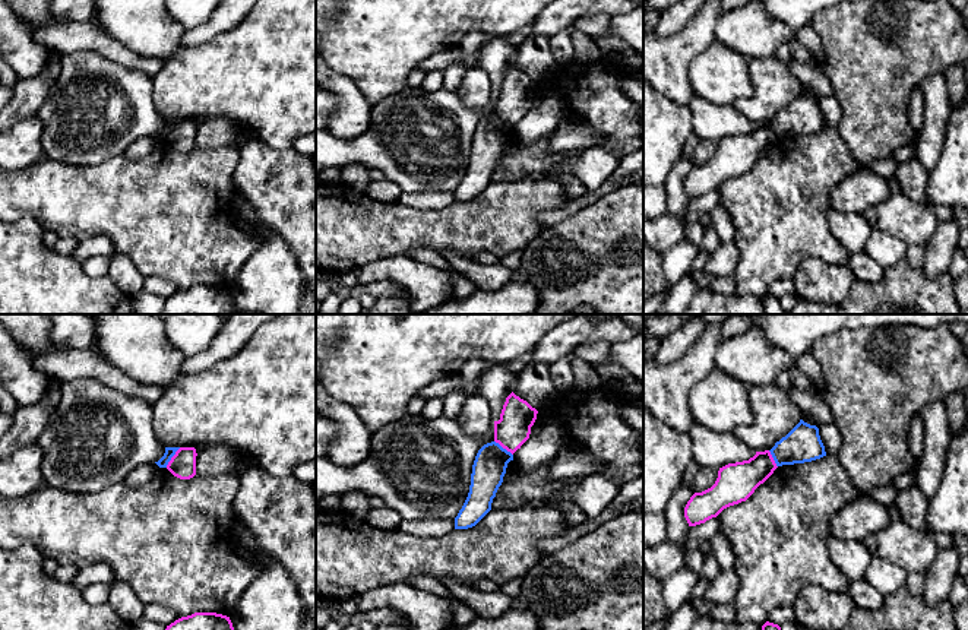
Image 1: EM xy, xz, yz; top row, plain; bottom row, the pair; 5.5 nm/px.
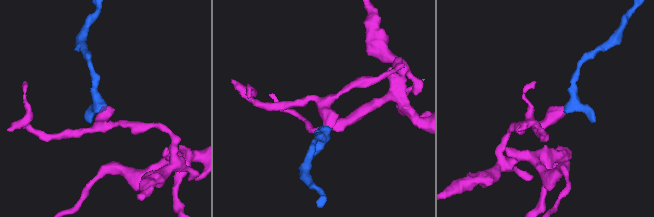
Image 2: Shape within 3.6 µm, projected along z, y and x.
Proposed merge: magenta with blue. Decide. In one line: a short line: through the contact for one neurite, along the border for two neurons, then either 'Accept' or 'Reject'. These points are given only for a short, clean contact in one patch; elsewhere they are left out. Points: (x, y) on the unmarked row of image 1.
Line: xy (180, 120), (165, 139). Reject

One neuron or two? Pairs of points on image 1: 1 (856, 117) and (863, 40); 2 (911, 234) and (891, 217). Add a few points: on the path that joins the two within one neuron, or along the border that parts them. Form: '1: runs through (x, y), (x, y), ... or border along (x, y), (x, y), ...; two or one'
1: runs through (863, 98), (863, 59); one
2: runs through (907, 230), (895, 218); one

